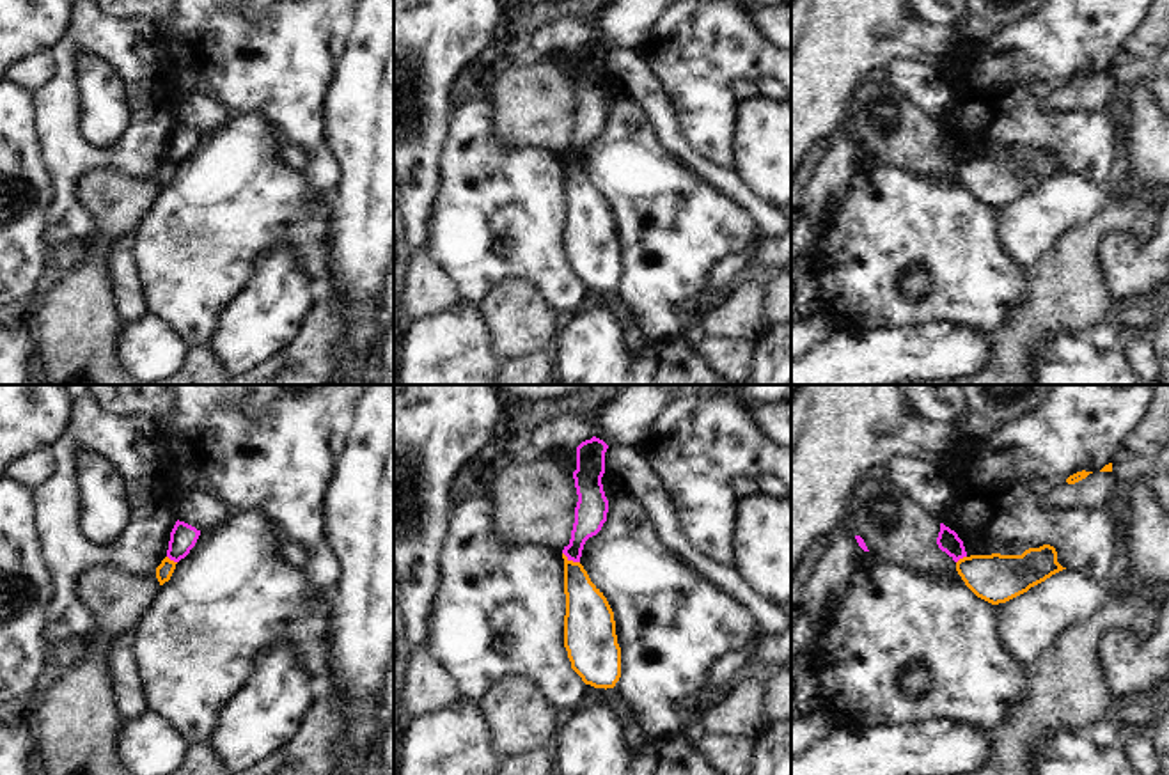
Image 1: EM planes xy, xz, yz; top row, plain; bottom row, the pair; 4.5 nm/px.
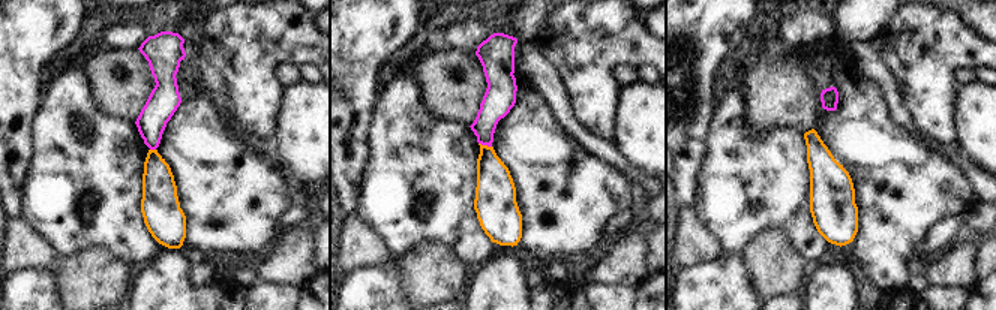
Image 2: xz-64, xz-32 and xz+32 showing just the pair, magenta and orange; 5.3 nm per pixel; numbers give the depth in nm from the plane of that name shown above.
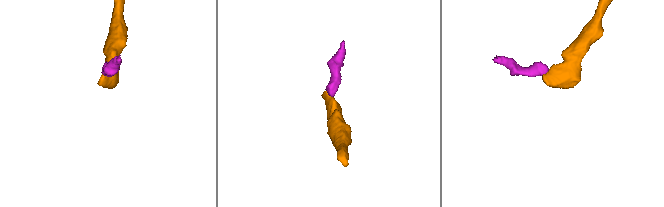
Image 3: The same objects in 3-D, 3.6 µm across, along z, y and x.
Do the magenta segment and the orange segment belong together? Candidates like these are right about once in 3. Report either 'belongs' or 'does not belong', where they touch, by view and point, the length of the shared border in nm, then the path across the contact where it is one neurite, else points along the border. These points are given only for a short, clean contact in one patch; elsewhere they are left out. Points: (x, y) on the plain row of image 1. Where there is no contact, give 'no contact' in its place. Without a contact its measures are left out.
does not belong; contact xz (572, 162); length 90 nm; border xz (563, 155), (579, 165)

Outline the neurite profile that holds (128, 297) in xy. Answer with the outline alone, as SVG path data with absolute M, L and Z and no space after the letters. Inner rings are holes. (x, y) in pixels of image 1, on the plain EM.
M131 236L119 239L110 248L108 278L121 323L131 323L142 317L147 307L133 259Z

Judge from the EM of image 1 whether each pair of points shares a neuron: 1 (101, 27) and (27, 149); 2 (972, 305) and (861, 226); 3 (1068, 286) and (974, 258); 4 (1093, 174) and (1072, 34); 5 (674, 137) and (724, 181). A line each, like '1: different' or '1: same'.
1: different
2: same
3: different
4: same
5: same

